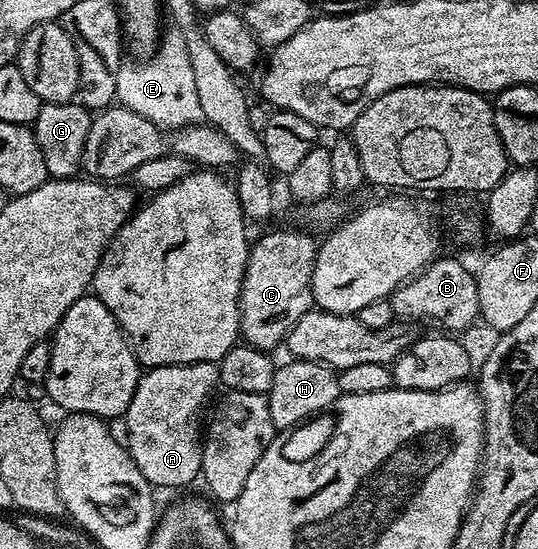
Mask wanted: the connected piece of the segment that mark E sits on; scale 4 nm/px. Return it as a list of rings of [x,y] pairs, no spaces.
[[[167,27],[153,56],[134,61],[138,62],[124,62],[118,70],[117,101],[121,105],[168,132],[199,125],[204,120],[200,96],[197,95],[196,76],[193,75],[192,60],[189,59],[182,30]]]

